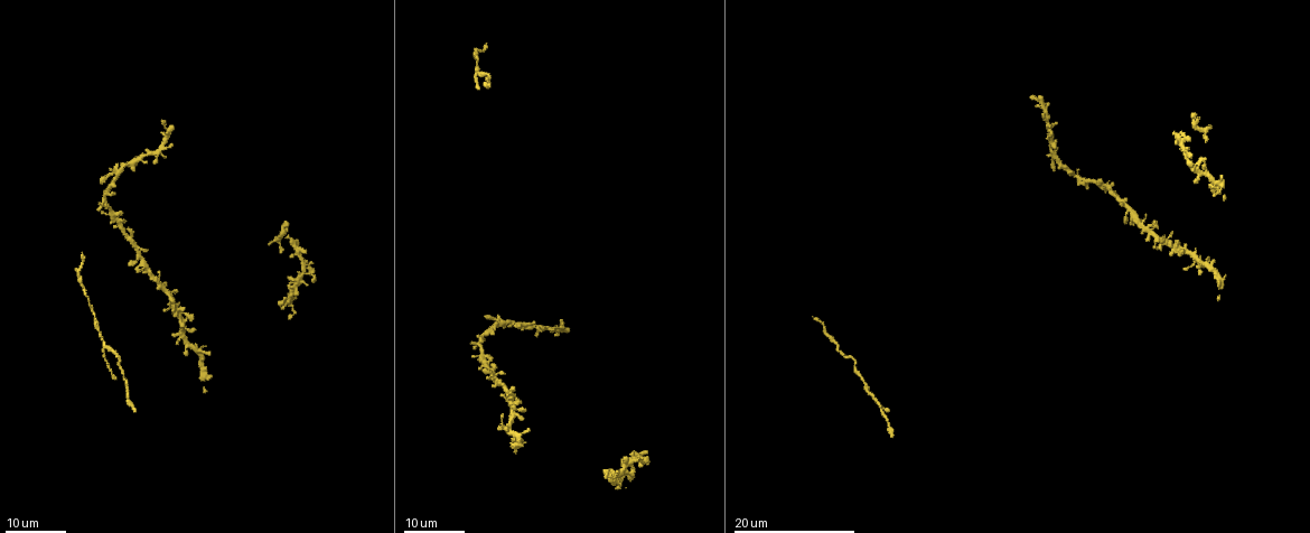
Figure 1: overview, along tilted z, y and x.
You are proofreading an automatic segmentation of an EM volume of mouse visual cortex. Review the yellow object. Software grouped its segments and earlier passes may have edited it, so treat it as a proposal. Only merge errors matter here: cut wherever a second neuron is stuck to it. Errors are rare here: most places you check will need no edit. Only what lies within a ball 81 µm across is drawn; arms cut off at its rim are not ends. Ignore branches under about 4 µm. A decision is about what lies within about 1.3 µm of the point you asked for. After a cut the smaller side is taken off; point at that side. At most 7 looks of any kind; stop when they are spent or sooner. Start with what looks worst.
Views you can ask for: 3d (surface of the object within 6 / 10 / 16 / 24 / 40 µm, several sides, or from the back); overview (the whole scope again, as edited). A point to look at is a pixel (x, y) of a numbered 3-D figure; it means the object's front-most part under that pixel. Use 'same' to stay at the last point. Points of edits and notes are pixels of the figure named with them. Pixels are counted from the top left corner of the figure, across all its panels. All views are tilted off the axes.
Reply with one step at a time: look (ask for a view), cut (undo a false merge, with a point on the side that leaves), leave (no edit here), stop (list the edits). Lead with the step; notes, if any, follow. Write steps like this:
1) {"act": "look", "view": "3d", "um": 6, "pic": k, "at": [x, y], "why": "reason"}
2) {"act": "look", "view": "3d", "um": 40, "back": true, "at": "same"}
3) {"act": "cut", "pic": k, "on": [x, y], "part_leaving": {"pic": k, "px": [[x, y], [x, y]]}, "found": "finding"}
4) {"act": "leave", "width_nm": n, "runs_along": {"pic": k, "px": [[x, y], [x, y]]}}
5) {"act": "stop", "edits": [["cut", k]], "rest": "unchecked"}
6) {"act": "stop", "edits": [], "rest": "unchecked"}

{"act": "look", "view": "3d", "um": 24, "pic": 1, "at": [184, 321], "why": "four or more arms meet"}

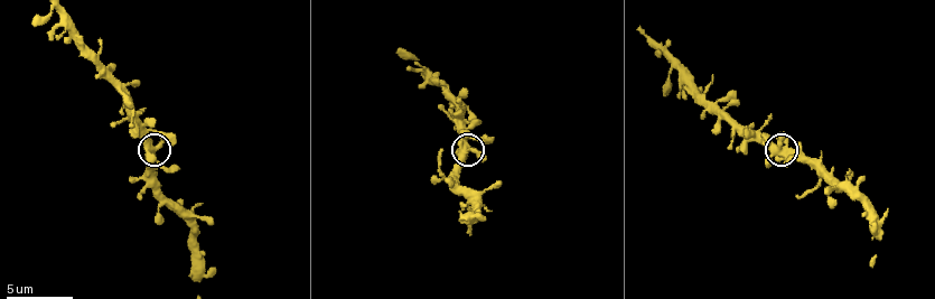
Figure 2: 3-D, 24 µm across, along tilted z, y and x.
{"act": "look", "view": "3d", "um": 10, "pic": 2, "at": [779, 148], "why": "closer look"}

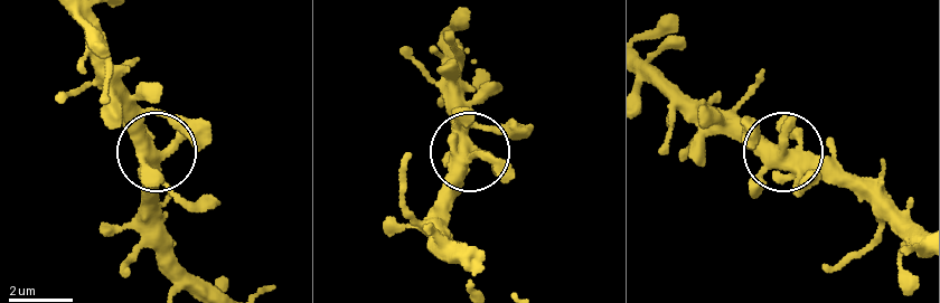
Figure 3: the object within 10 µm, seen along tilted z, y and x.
{"act": "look", "view": "3d", "um": 10, "back": true, "pic": 3, "at": [163, 155]}

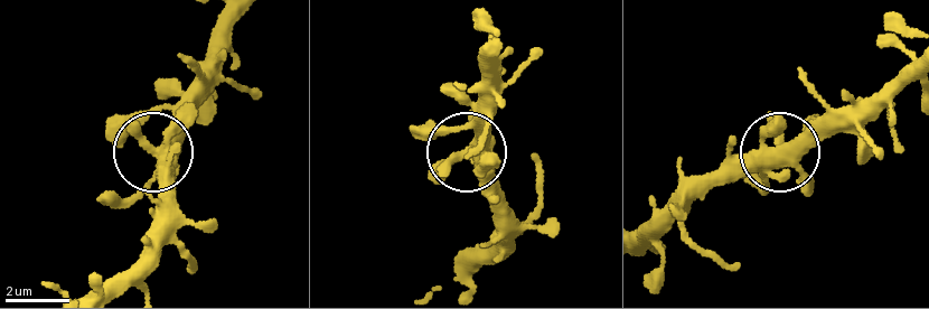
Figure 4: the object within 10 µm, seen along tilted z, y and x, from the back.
{"act": "leave", "arms": 4, "found": "continuous, no second neuron"}

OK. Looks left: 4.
{"act": "look", "view": "3d", "um": 16, "pic": 1, "at": [1055, 156], "why": "two arms in line, one across"}

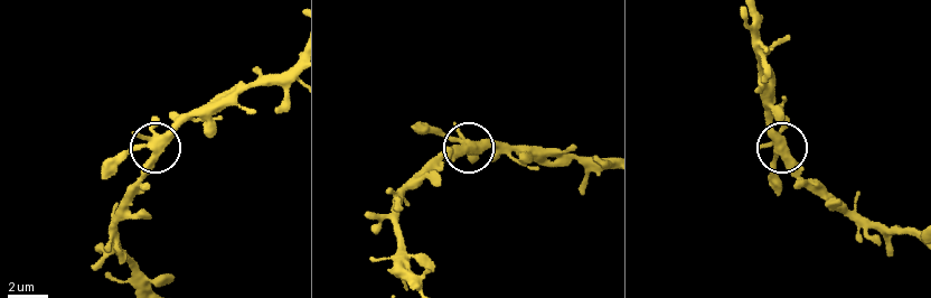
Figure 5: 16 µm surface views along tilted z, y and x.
{"act": "look", "view": "3d", "um": 10, "pic": 5, "at": [160, 151]}

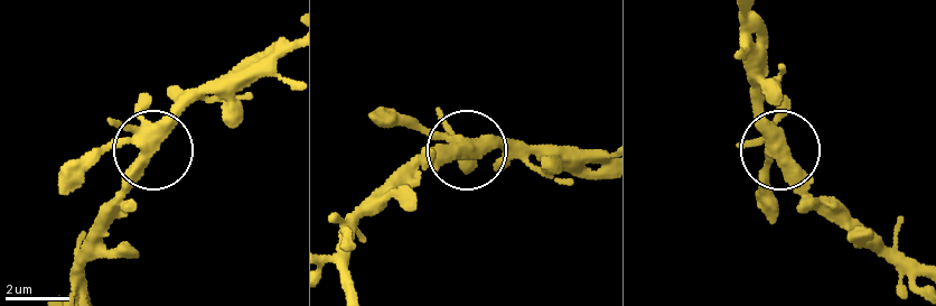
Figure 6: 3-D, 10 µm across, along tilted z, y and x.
{"act": "leave", "arms": 3, "runs_along": {"pic": 6, "px": [[67, 192], [121, 146], [158, 145], [206, 85]]}, "found": "one neuron here"}

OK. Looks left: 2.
{"act": "look", "view": "3d", "um": 24, "pic": 1, "at": [560, 330], "why": "side arm on a straight run"}

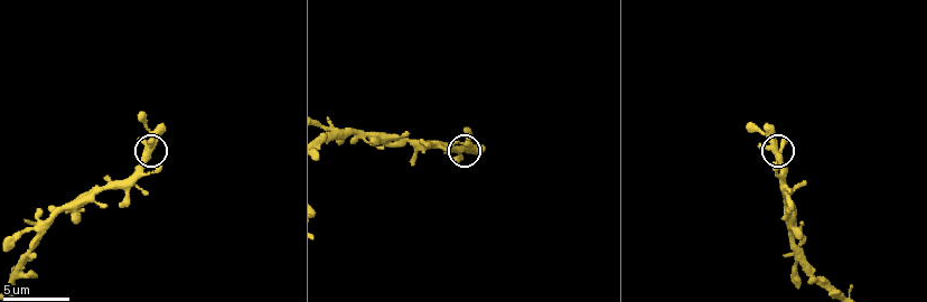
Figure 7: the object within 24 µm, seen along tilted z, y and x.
{"act": "look", "view": "3d", "um": 10, "pic": 7, "at": [779, 146], "why": "zoom in"}

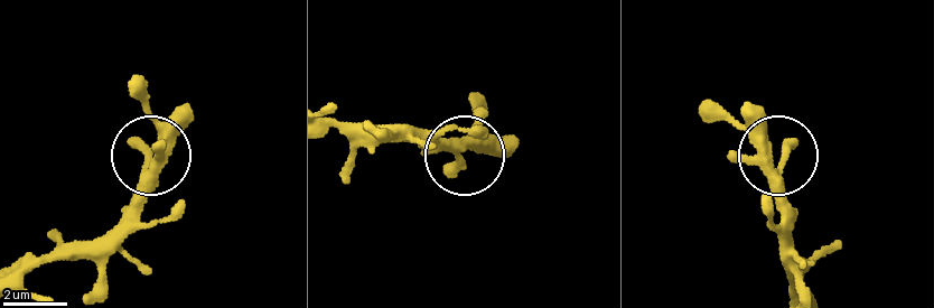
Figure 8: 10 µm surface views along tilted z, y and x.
{"act": "leave", "width_nm": 360, "found": "one neuron here"}

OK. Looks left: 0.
{"act": "stop", "edits": [], "rest": "unchecked"}

